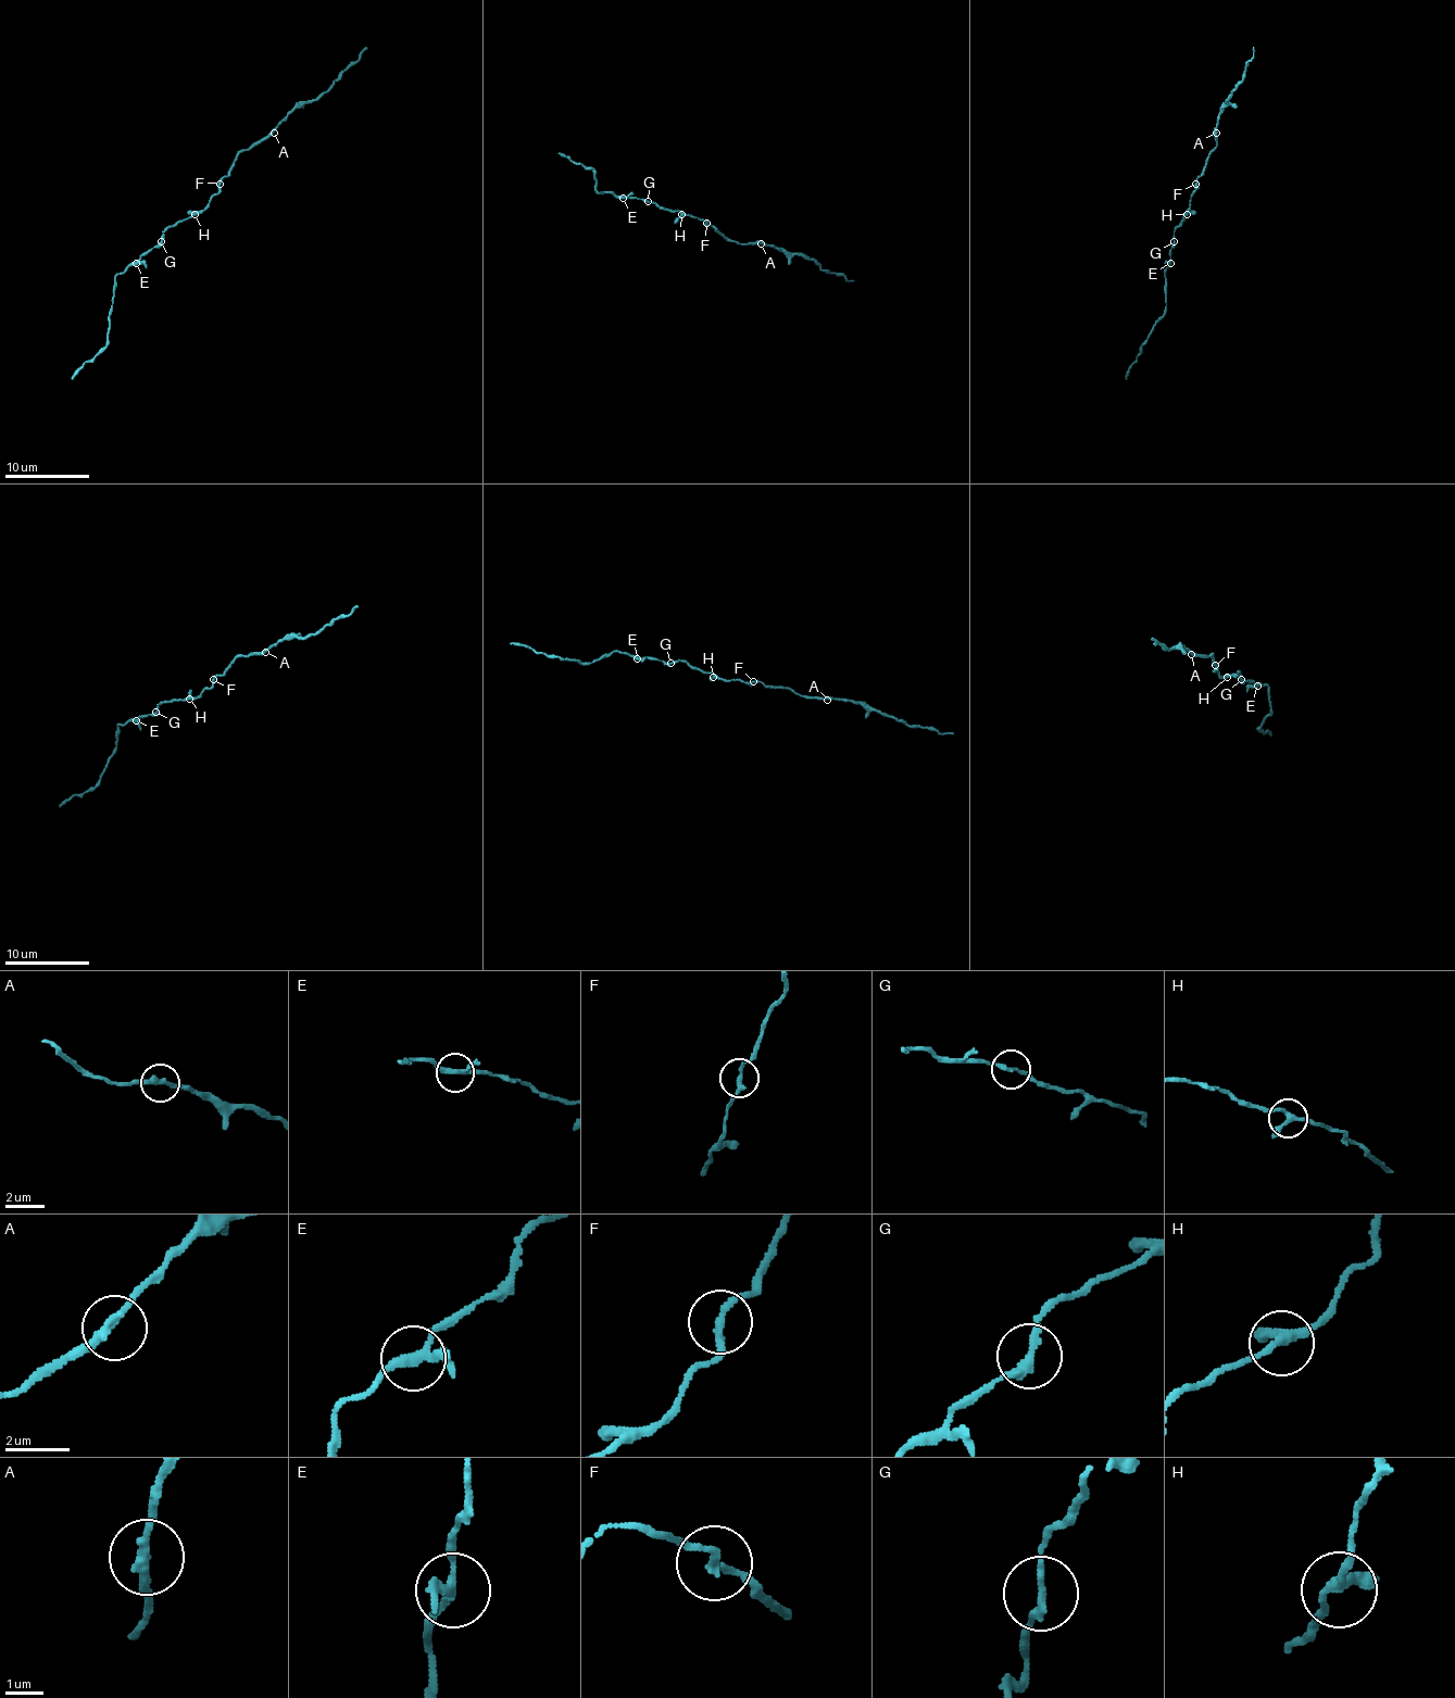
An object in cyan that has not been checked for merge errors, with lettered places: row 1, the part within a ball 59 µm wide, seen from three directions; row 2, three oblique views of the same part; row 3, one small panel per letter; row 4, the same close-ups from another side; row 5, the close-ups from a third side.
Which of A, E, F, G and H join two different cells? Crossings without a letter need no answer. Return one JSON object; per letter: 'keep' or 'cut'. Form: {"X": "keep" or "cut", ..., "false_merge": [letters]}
{"A": "keep", "E": "keep", "F": "keep", "G": "keep", "H": "keep", "false_merge": []}

